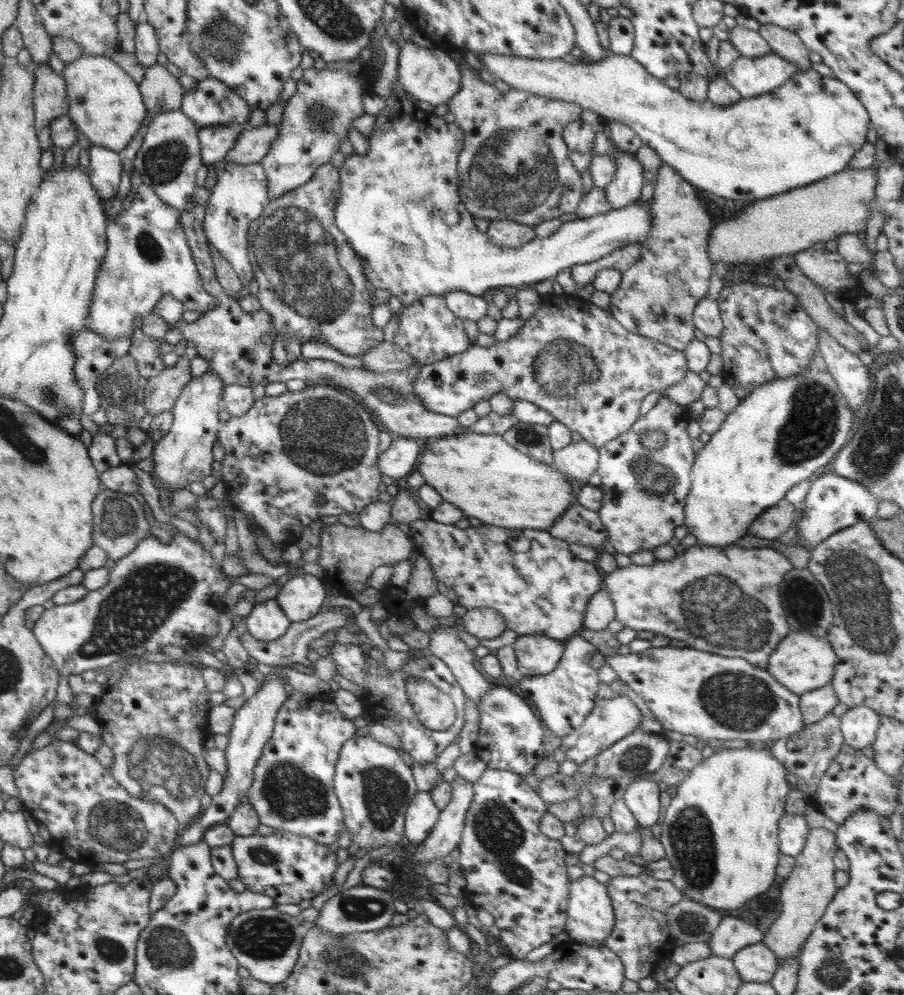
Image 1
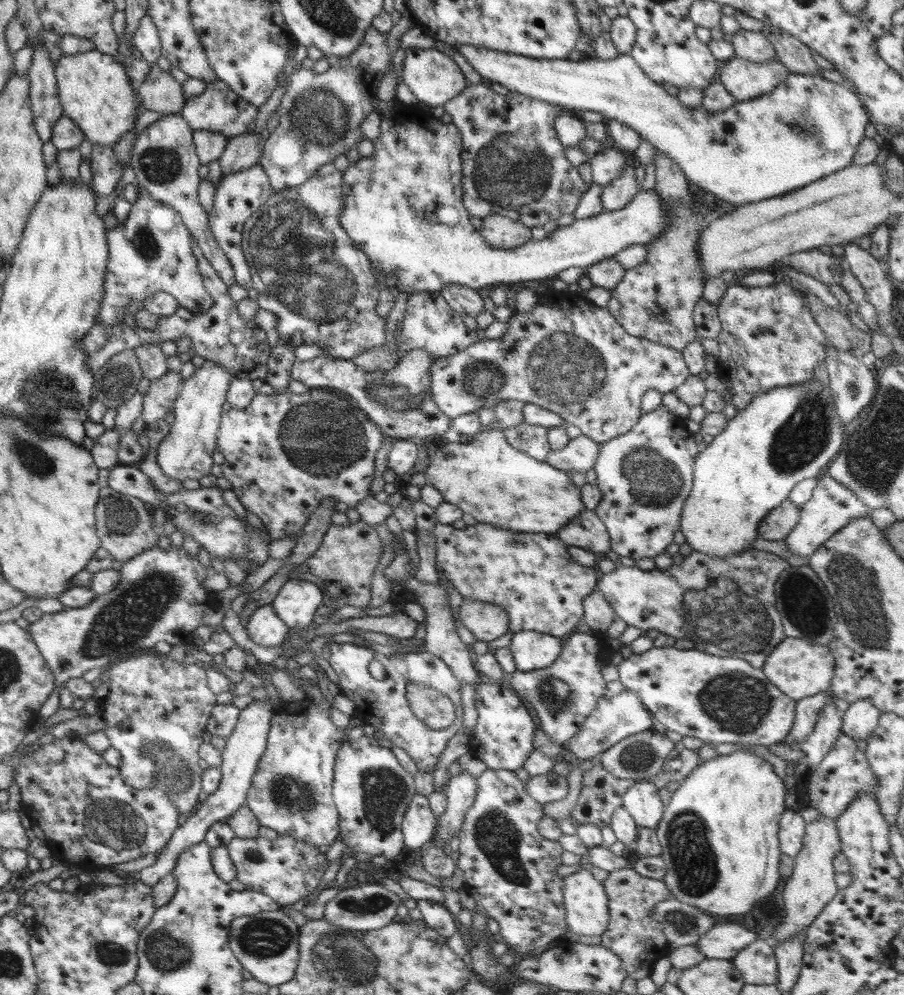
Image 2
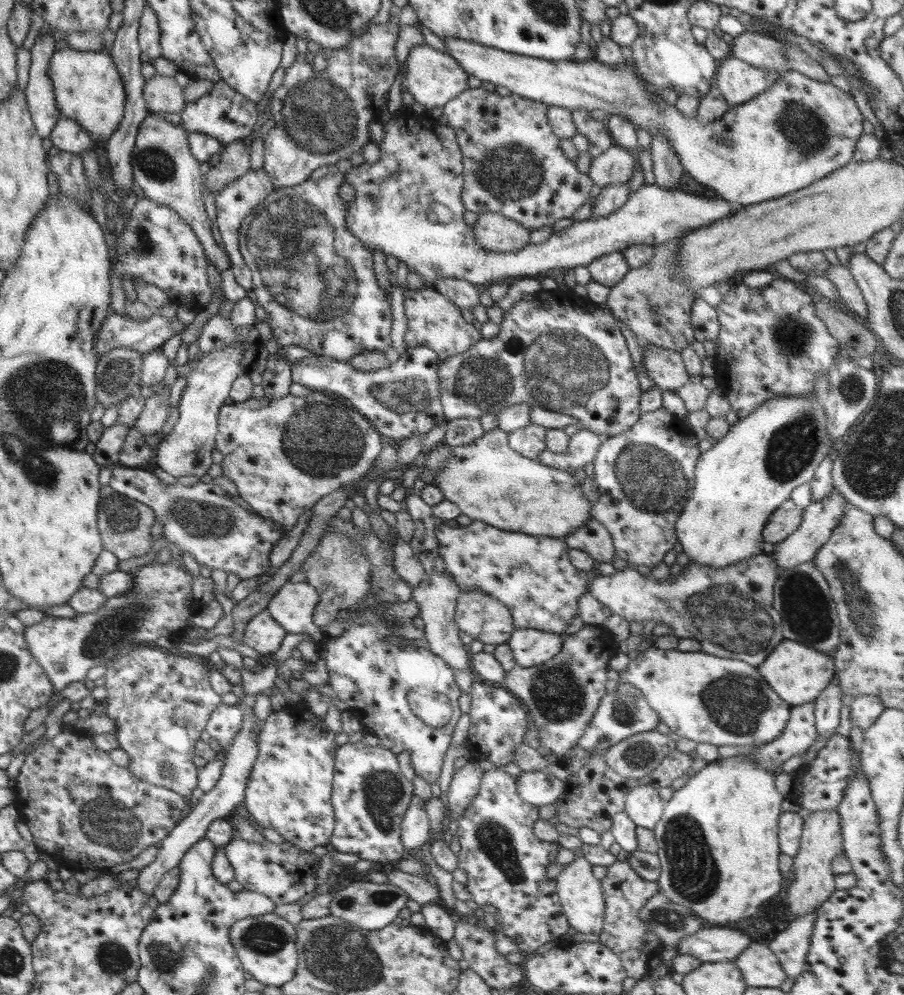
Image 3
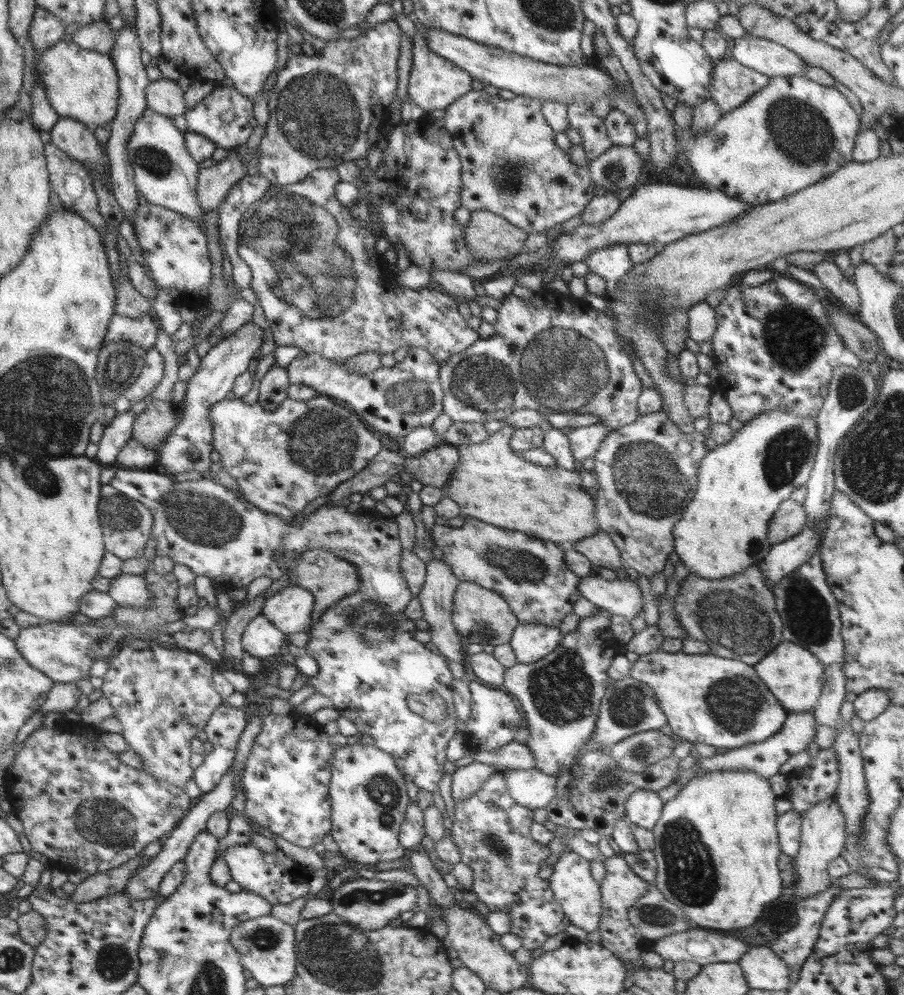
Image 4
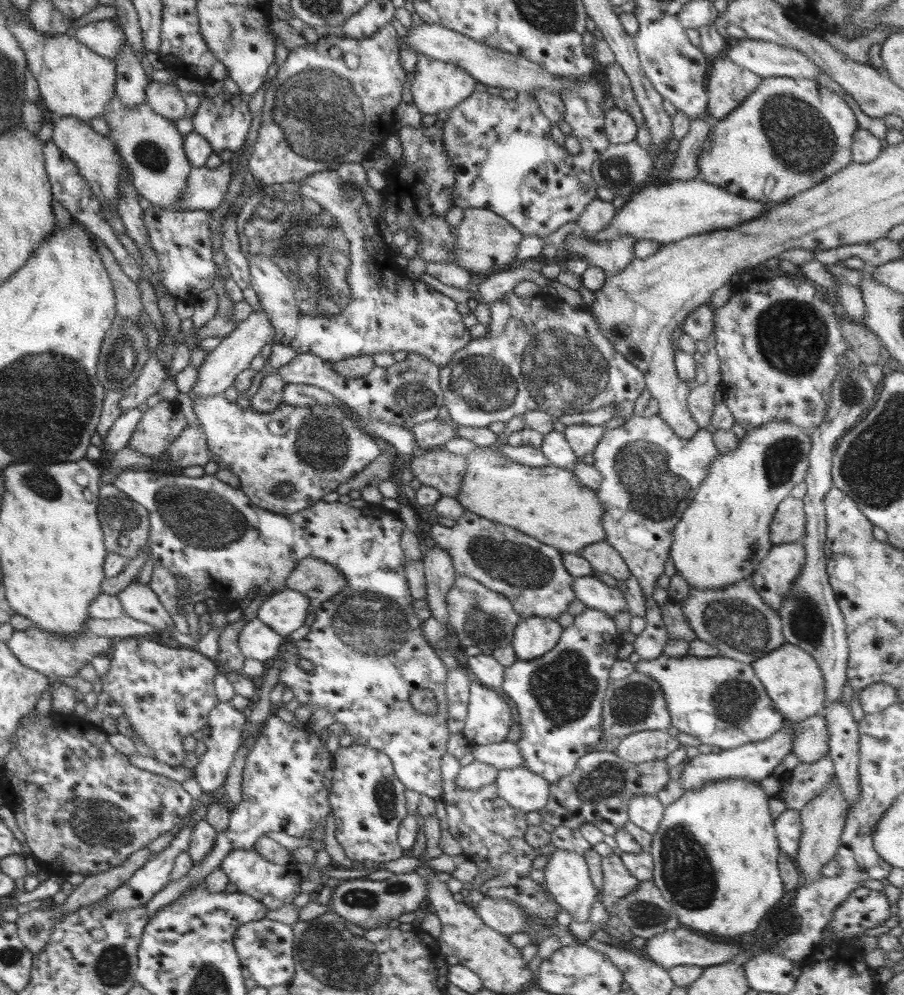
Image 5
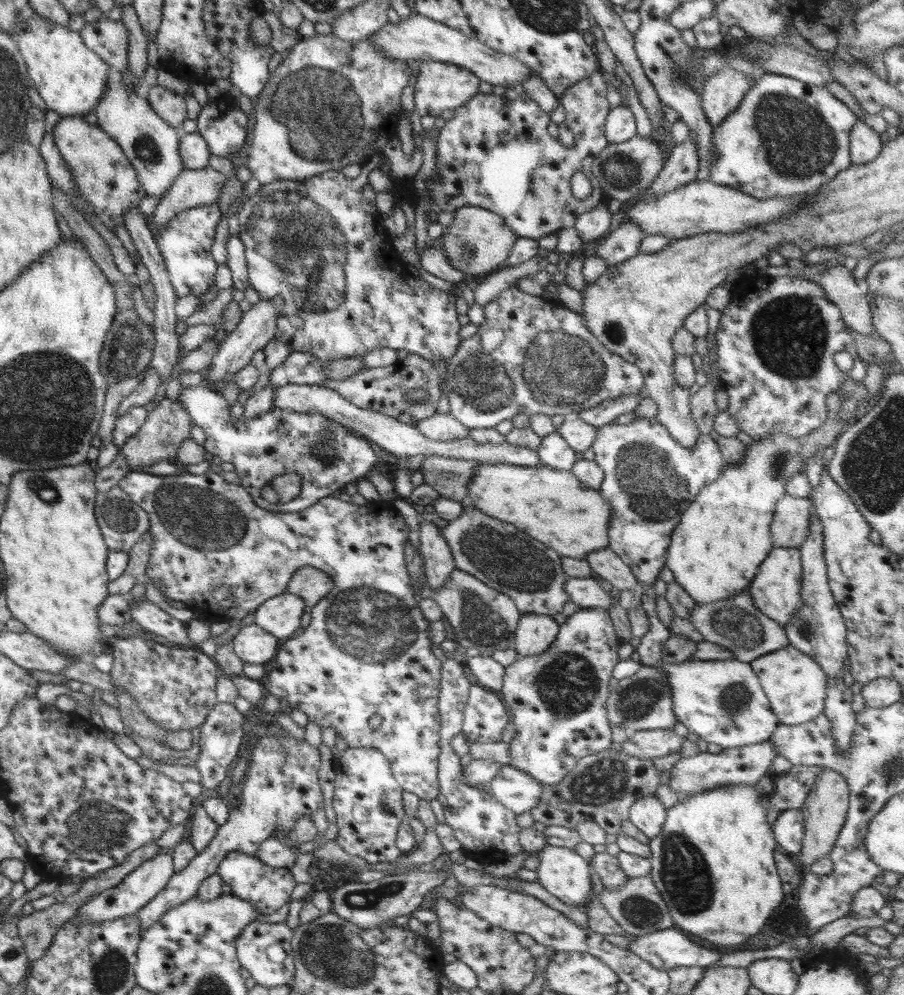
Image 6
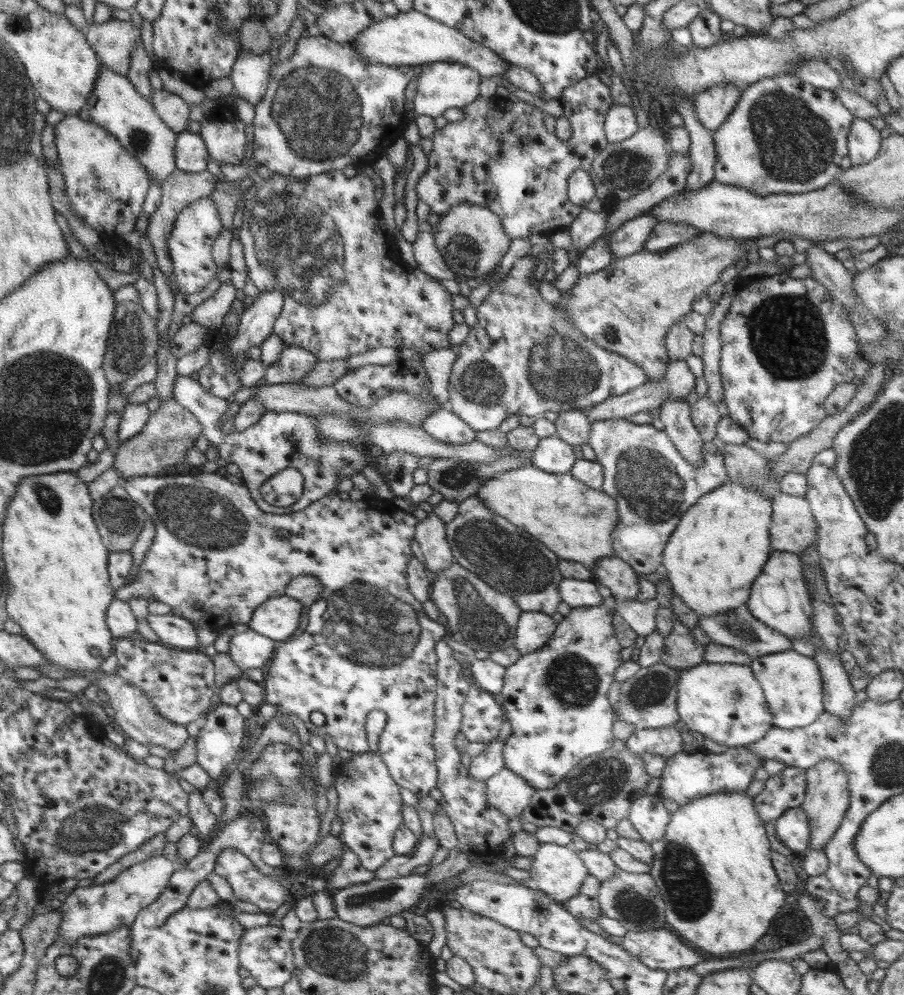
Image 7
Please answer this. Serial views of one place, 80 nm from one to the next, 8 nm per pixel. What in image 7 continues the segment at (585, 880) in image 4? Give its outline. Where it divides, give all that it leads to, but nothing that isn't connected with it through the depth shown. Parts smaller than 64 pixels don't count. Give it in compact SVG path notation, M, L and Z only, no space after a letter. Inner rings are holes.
M539 843L538 850L532 857L534 861L532 867L528 870L530 878L536 882L542 892L558 902L564 903L574 898L580 892L582 883L589 875L586 865L573 847Z

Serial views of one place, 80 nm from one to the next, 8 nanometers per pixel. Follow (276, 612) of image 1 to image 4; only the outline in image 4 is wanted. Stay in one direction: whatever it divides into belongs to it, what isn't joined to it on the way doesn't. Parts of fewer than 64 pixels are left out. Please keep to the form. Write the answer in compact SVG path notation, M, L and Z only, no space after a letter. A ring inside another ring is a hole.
M260 614L245 626L241 644L248 655L264 659L281 655L284 640L286 640L286 635Z

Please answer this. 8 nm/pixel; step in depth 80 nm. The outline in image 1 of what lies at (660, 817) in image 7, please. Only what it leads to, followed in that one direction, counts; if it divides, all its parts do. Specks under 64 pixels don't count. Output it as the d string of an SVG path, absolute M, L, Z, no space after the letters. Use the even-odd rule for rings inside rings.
M638 778L628 783L622 800L642 827L651 827L662 816L659 787L649 778Z

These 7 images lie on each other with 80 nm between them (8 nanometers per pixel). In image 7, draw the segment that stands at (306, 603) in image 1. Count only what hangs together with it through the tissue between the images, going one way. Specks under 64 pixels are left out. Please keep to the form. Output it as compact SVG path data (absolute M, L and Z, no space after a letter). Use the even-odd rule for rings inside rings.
M285 594L269 598L254 610L248 626L257 634L279 643L294 636L302 608L300 602Z

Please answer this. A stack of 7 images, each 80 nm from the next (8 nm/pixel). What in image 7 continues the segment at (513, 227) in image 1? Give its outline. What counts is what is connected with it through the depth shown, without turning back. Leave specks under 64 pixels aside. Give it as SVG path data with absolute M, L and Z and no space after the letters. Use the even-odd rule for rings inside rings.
M460 204L440 216L434 244L444 259L446 268L450 268L461 278L481 280L484 274L495 272L499 262L508 252L510 238L506 236L500 218L496 213L482 206Z

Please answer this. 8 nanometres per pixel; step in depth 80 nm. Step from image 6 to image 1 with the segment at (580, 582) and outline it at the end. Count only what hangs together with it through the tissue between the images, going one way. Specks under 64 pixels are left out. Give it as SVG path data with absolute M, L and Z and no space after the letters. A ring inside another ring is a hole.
M696 544L670 561L656 559L651 566L632 563L617 567L605 576L603 584L610 593L615 619L625 627L650 630L668 639L683 640L689 648L727 658L742 658L754 667L766 669L770 655L790 631L781 605L779 584L792 567L782 553L771 547L746 549L728 545L716 548Z

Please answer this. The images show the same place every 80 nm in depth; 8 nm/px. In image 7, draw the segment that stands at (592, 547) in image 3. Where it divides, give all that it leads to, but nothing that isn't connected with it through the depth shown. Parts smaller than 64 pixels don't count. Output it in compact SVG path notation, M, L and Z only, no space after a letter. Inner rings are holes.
M617 555L604 557L596 561L596 566L591 570L598 576L600 582L611 590L611 594L620 600L634 599L638 594L639 575Z

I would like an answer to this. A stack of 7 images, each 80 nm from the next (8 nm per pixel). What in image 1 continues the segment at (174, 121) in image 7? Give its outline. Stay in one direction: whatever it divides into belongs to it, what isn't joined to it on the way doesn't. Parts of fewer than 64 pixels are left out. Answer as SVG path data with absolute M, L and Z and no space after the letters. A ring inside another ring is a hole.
M154 63L146 67L142 82L137 85L148 113L157 115L181 107L185 91L164 65Z

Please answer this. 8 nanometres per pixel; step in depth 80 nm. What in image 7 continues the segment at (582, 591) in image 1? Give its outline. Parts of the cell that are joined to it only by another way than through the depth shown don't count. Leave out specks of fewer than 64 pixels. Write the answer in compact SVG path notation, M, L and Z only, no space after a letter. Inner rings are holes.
M470 497L457 505L456 518L445 523L445 535L454 560L478 575L494 590L510 595L521 611L554 614L562 601L558 592L558 585L563 579L562 573L558 572L559 558L544 544L532 544L532 538L526 536L526 532L512 526L506 518L494 514L481 498Z

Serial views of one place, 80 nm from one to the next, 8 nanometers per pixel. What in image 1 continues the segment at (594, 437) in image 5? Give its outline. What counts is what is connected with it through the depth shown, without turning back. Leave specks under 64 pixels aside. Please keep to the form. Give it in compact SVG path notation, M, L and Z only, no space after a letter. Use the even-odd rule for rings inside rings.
M584 441L553 451L553 467L571 481L588 482L588 477L598 470L599 448Z

